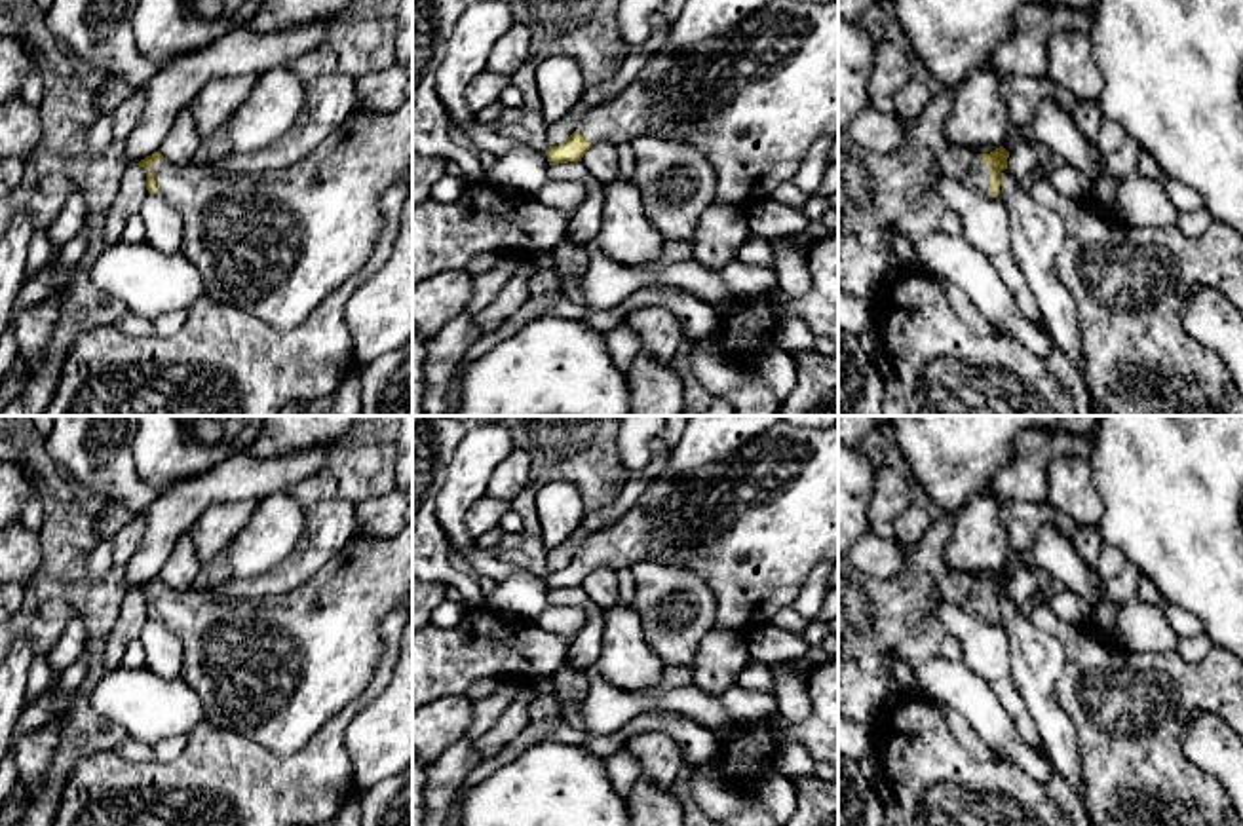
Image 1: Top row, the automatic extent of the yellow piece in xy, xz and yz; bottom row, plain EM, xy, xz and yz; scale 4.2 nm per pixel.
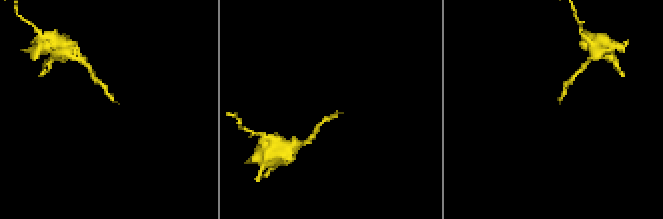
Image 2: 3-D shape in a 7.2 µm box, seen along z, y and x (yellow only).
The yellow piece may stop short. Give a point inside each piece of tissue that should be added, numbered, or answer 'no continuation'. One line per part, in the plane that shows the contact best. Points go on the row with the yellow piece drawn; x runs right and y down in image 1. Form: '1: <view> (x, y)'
1: xy (276, 245)

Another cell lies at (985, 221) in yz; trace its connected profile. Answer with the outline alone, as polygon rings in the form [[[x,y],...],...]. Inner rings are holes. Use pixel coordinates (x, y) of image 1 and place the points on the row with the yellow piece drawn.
[[[945,173],[937,178],[935,192],[960,216],[962,235],[994,262],[1021,313],[1042,330],[1043,317],[1011,251],[1007,203],[1000,196],[985,197]]]

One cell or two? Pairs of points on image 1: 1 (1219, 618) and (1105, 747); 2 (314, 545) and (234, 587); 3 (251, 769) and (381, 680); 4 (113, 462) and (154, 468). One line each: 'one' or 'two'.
1: two
2: one
3: one
4: two

